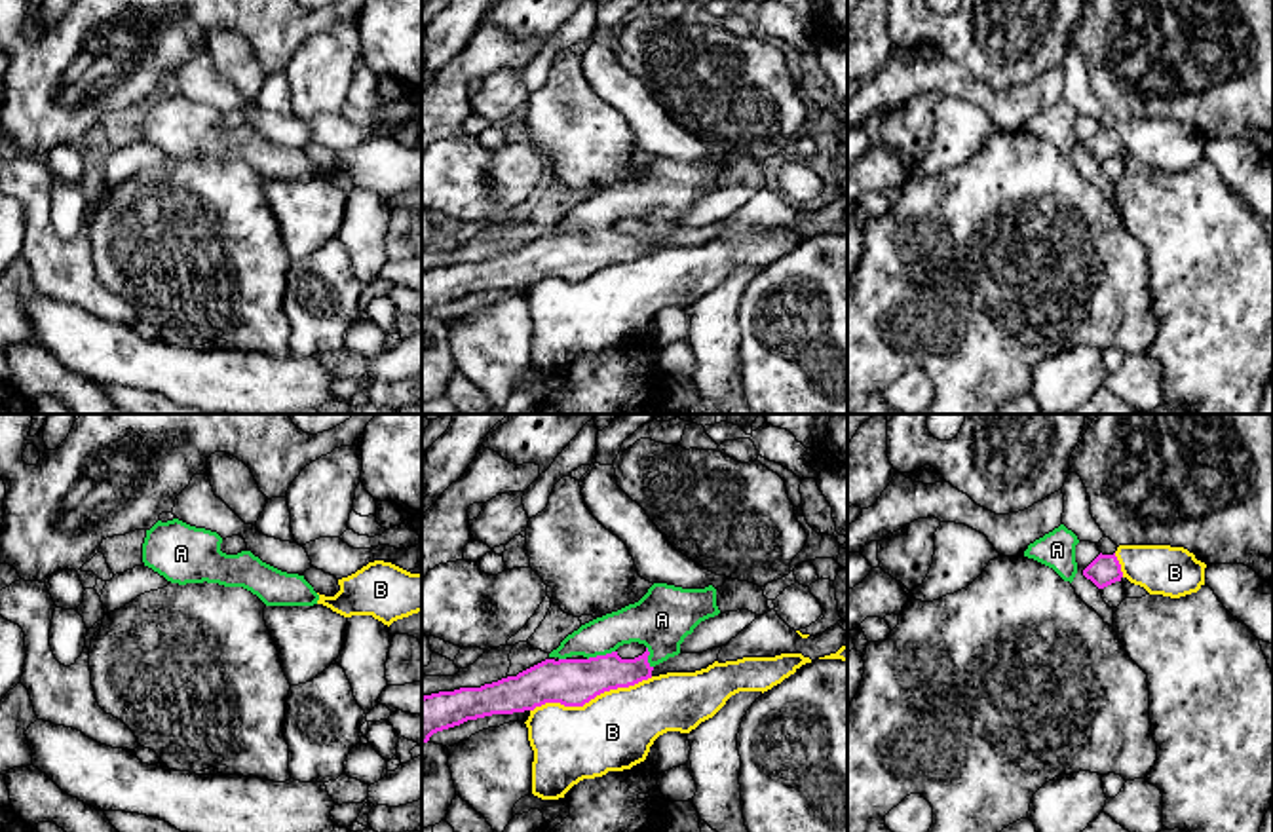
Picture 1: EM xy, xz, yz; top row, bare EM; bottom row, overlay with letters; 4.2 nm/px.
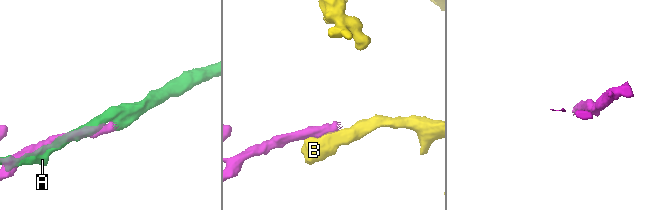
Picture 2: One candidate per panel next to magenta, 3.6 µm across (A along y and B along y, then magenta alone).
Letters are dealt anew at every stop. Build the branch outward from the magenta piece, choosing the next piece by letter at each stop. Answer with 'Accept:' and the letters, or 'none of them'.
Accept: A

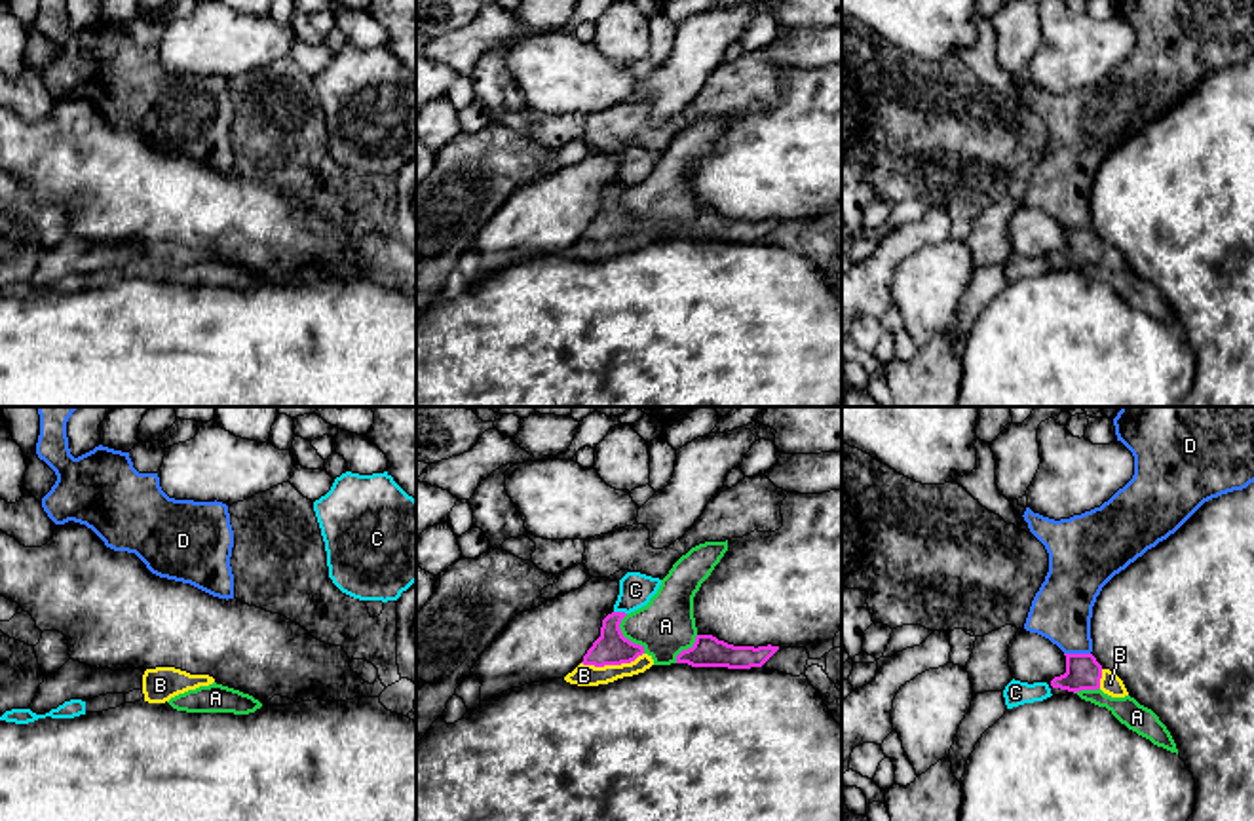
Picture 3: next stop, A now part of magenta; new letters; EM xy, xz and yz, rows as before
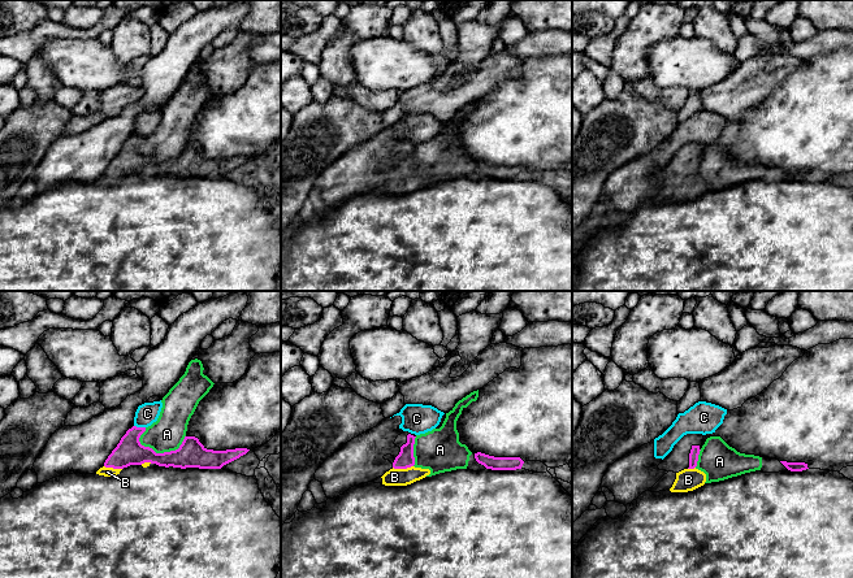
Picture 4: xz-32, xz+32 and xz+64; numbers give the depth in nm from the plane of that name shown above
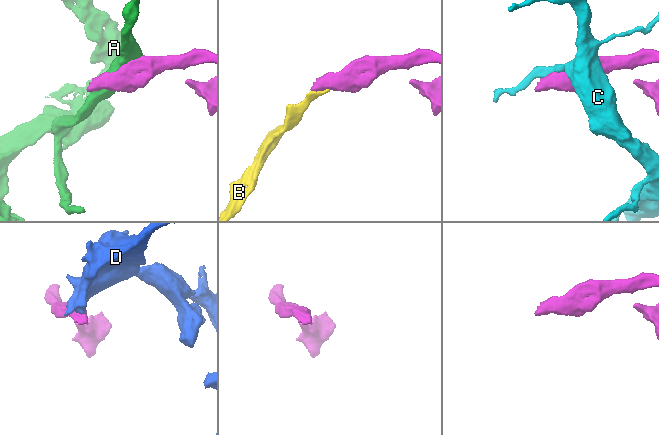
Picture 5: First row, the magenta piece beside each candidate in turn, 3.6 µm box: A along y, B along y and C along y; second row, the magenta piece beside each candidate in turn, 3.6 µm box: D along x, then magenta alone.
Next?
Accept: B

